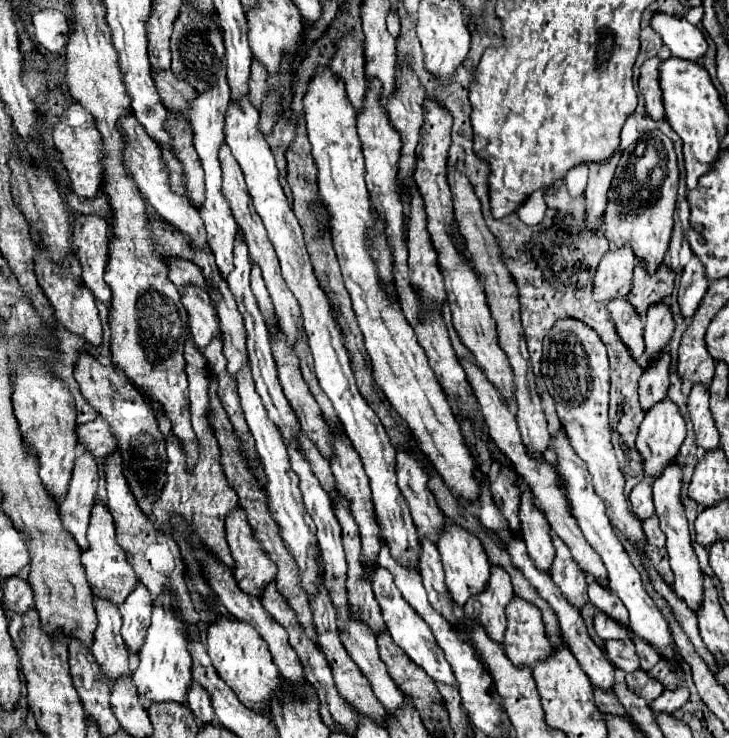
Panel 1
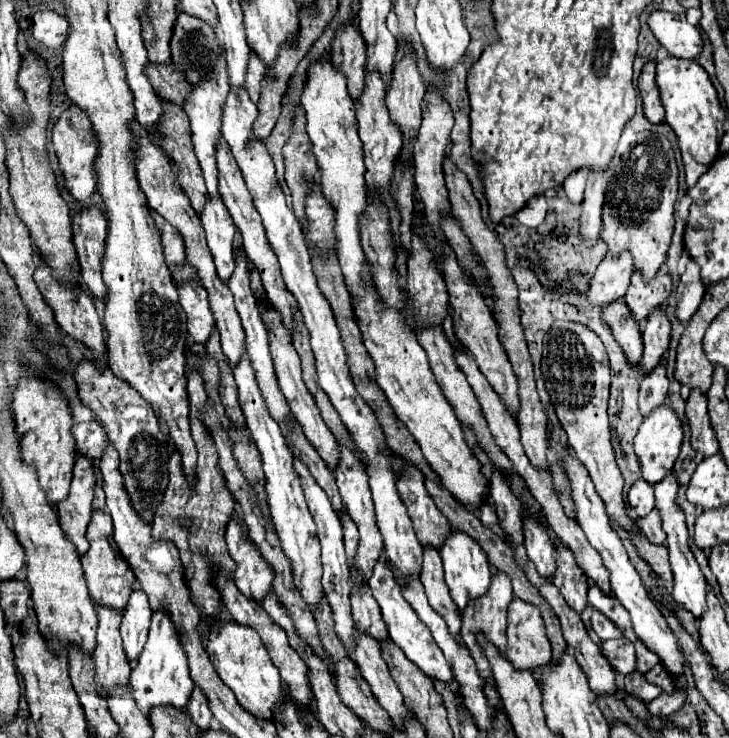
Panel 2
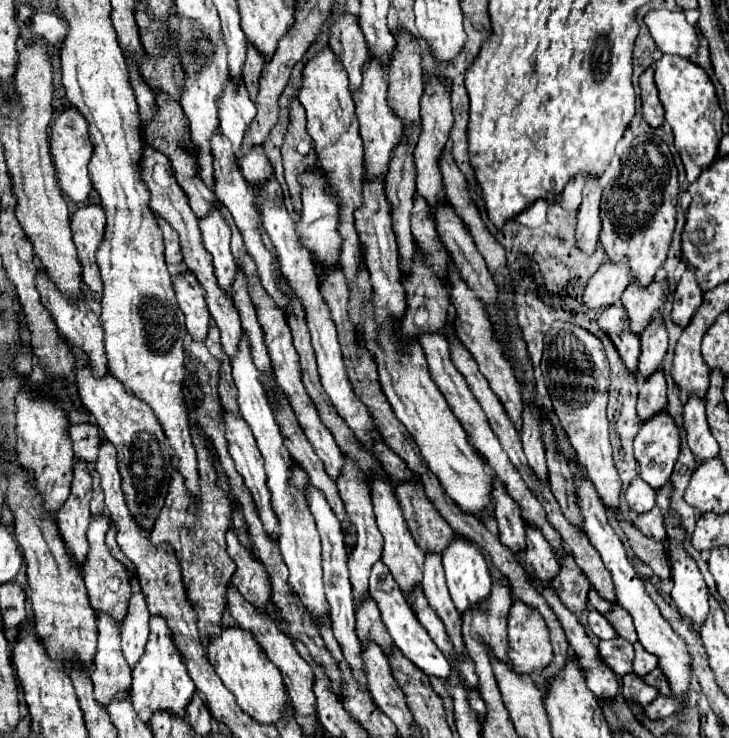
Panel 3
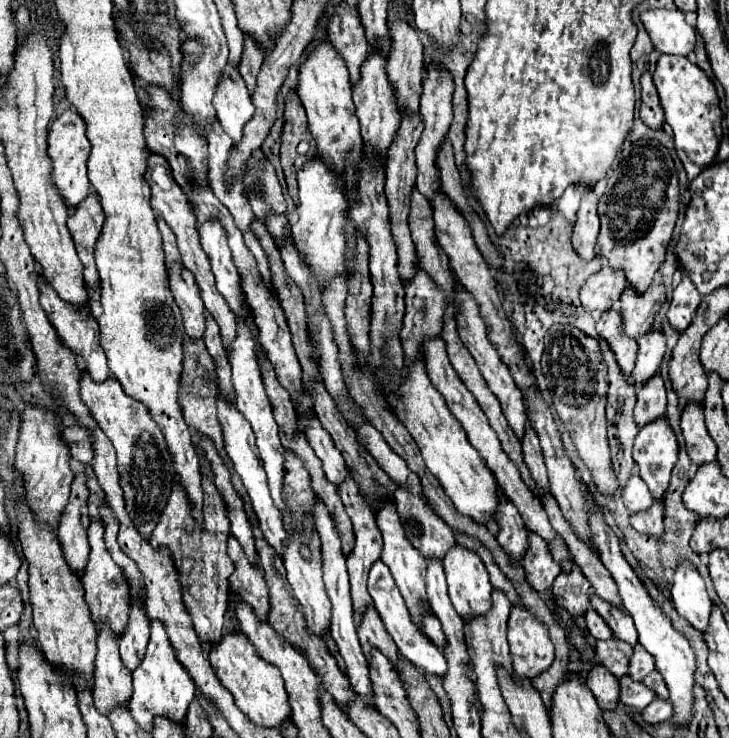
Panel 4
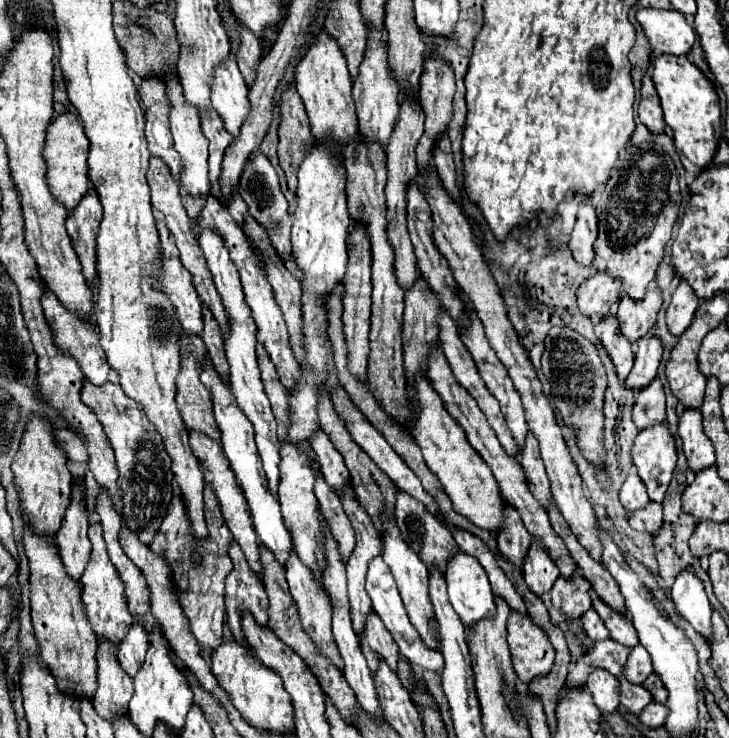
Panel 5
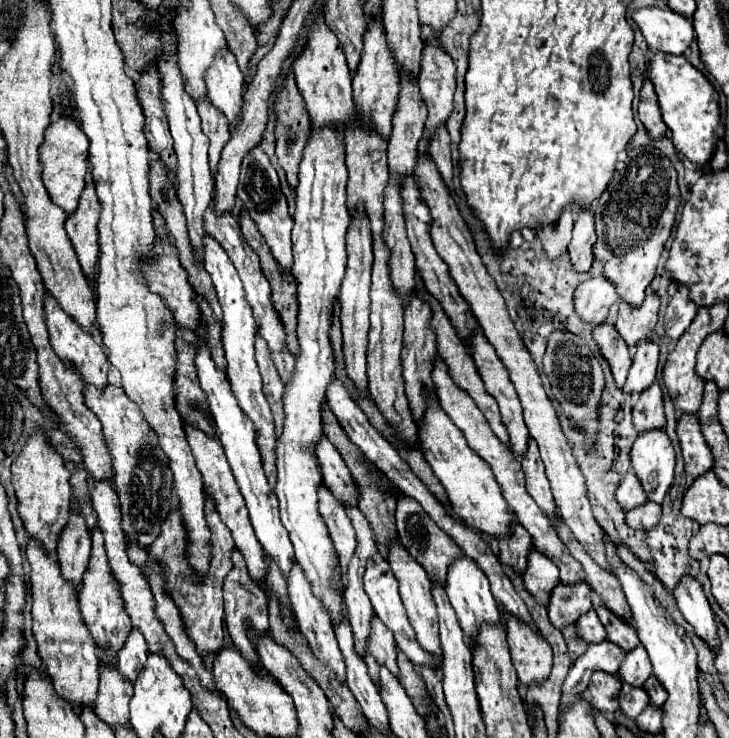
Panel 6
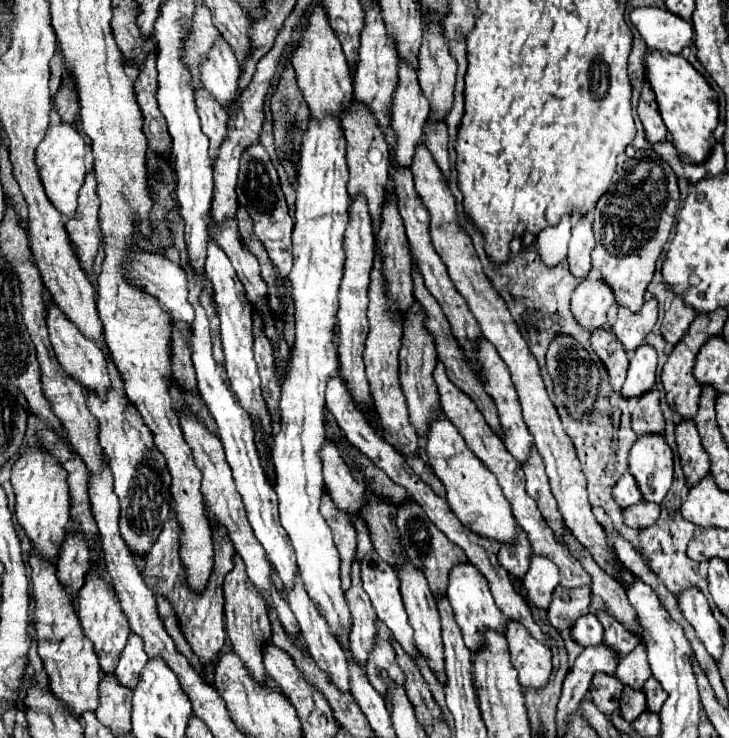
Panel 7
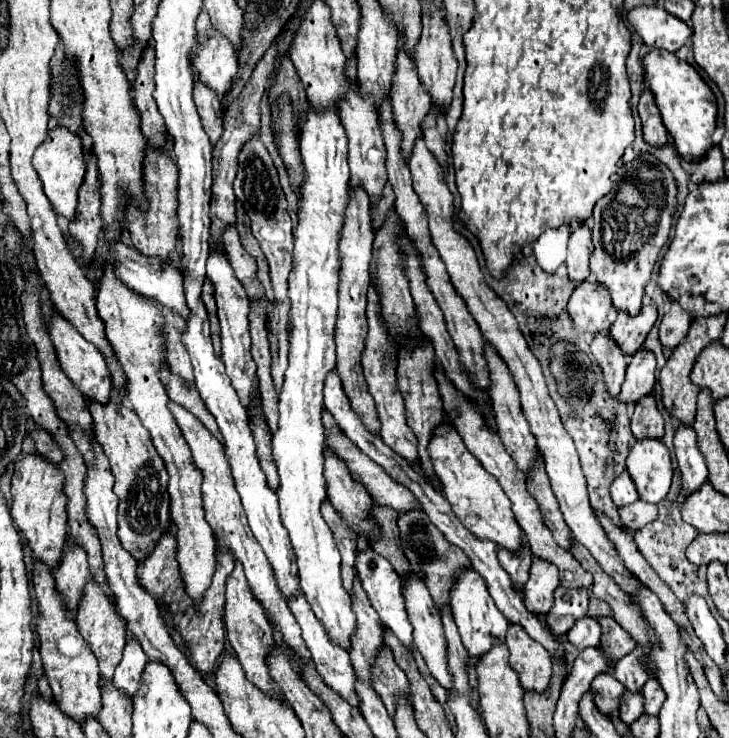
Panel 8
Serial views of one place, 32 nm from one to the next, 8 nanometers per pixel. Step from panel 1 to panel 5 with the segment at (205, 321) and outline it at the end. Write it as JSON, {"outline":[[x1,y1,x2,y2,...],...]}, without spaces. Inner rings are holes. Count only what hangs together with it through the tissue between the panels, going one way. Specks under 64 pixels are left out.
{"outline":[[164,258,164,290,170,292,172,304,176,304,176,310,180,312,184,332,200,336,204,330,202,300,192,282,192,274,178,258]]}

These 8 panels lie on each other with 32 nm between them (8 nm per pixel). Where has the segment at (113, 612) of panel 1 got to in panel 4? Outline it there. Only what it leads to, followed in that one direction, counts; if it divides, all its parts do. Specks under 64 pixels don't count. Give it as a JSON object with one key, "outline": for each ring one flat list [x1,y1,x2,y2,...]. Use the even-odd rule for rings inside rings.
{"outline":[[108,624,98,630,98,654,94,662,94,700,100,712,108,714,112,704,124,702,132,696,132,674,124,666,118,650,120,636]]}

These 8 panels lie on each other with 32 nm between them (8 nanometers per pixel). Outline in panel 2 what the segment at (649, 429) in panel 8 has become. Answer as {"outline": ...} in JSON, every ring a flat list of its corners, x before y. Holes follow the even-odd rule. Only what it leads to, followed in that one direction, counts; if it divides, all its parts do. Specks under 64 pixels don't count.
{"outline":[[666,358,648,374,642,376,640,382,640,412,648,416,652,408,660,406,666,402,666,392,668,392,668,376,666,376]]}

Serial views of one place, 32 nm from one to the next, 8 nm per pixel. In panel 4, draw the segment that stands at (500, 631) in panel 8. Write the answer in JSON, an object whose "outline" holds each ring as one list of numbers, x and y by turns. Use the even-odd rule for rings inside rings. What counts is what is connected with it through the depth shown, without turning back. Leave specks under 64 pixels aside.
{"outline":[[456,542,444,556,444,570,446,570,450,600,462,618,480,616,490,610,490,592,492,592,490,576,488,576,484,562,480,560,480,556,476,556,472,548,466,548]]}

